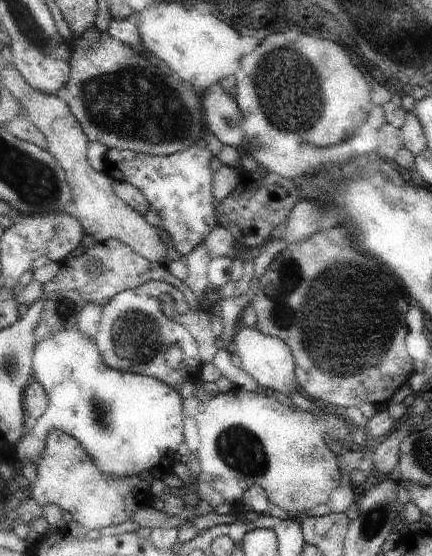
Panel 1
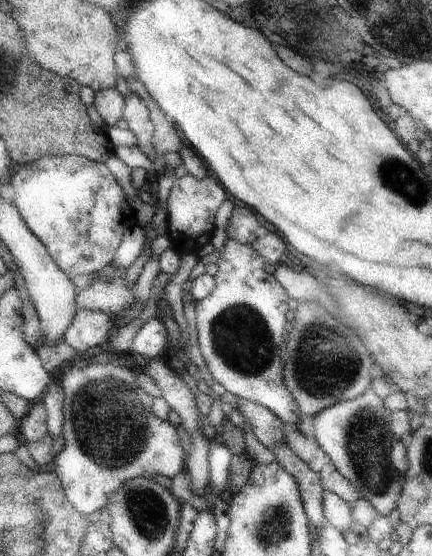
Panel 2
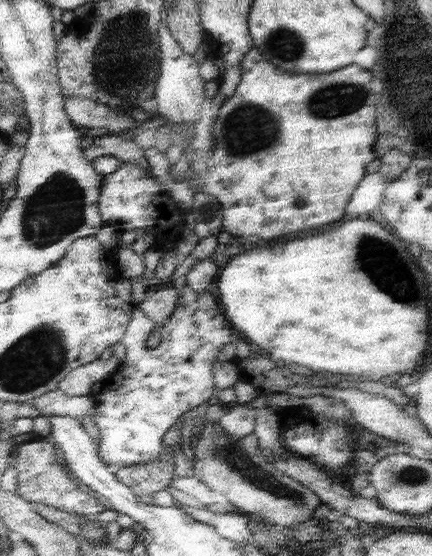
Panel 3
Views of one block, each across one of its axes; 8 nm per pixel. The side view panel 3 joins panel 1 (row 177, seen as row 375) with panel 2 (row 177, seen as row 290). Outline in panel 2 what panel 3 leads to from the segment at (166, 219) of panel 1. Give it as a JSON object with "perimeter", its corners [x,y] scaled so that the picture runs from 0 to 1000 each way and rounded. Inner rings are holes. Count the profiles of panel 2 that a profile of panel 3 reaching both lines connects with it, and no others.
{"perimeter":[[[442,311],[412,320],[389,356],[387,424],[398,433],[398,446],[414,457],[454,455],[488,435],[498,417],[498,385],[530,356],[521,336],[493,315],[458,322]]]}

